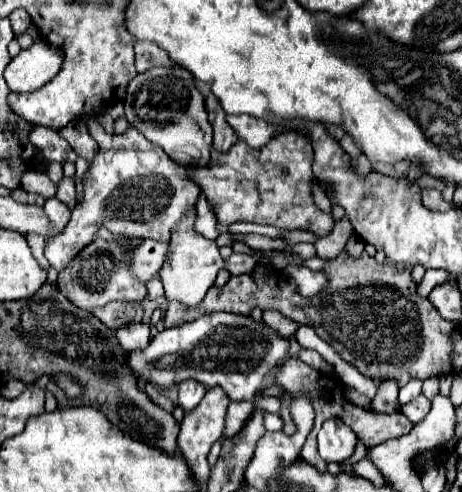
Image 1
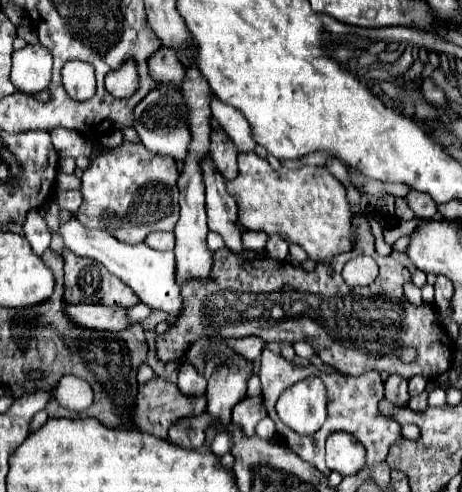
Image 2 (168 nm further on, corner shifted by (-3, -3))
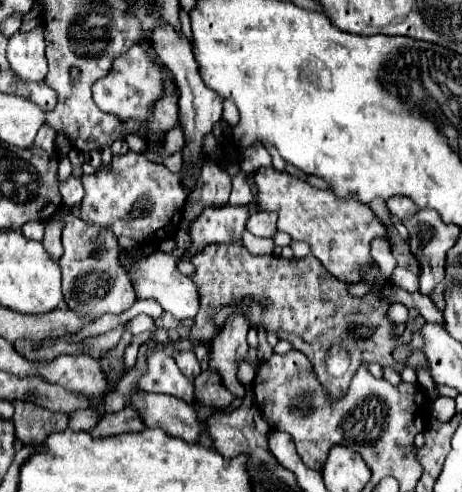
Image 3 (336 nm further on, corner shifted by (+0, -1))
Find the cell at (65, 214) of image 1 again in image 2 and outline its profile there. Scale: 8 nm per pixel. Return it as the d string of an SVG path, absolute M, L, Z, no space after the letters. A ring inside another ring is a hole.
M60 191L56 195L56 201L58 201L60 209L68 209L68 211L76 213L82 203L82 193L80 191Z

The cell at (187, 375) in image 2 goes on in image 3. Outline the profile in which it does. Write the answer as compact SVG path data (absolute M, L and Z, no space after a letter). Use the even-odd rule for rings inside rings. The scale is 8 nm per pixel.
M185 351L185 353L177 353L175 357L177 361L177 367L181 369L181 373L189 379L195 379L199 373L201 373L201 367L199 367L199 361L195 357L193 351Z

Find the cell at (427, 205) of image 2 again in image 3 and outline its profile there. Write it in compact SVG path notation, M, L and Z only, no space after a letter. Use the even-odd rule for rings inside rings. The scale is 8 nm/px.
M391 197L387 199L387 207L399 219L409 219L413 213L417 213L417 205L409 197Z

